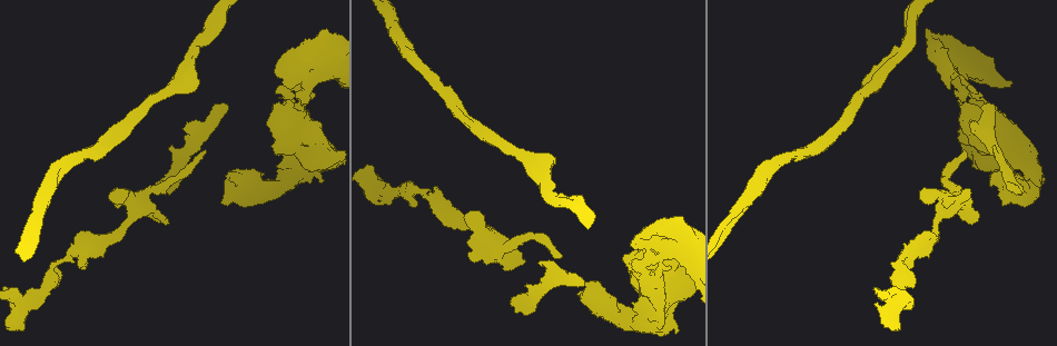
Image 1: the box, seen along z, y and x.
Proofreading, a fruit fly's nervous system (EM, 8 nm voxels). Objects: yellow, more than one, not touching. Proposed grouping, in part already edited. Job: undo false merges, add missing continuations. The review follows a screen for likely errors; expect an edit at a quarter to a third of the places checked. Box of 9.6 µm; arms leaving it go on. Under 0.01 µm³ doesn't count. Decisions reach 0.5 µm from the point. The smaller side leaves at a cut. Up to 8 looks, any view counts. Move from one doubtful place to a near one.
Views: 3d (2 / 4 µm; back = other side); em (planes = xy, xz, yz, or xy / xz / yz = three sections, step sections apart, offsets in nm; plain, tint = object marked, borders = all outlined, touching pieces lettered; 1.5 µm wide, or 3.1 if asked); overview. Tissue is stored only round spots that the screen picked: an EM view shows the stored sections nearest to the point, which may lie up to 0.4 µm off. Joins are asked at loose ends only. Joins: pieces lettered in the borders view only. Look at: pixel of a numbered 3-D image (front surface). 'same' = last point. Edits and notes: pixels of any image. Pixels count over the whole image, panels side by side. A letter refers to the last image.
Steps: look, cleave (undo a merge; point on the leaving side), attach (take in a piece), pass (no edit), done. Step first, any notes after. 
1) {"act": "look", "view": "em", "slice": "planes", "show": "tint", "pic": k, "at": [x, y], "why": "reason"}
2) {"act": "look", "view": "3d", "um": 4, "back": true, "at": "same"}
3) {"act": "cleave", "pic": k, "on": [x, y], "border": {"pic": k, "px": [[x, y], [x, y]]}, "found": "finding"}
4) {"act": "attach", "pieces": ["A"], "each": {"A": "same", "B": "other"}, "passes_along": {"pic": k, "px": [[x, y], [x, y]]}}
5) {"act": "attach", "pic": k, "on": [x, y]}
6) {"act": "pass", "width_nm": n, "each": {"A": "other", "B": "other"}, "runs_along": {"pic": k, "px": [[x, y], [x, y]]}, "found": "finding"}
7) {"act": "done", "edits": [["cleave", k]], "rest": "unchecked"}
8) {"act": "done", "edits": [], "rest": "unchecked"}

{"act": "look", "view": "em", "slice": "planes", "show": "plain", "pic": 1, "at": [925, 31], "why": "stops while still wide"}

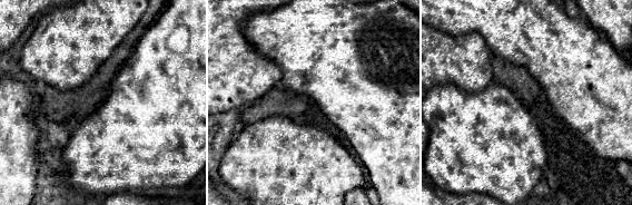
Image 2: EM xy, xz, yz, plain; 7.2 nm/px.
{"act": "look", "view": "em", "slice": "planes", "show": "borders", "at": "same"}

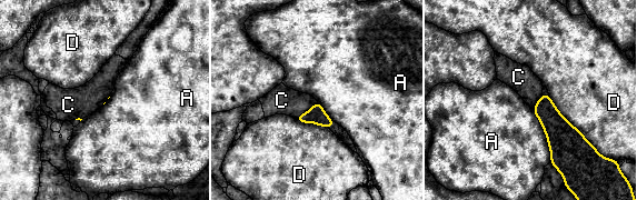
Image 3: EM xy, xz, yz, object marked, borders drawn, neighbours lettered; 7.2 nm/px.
{"act": "pass", "longest_contact_nm": ["D", 500], "each": {"A": "other", "C": "other", "D": "other"}, "found": "no lettered piece goes on from it"}

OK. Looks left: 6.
{"act": "look", "view": "em", "slice": "planes", "show": "borders", "pic": 1, "at": [583, 286], "why": "free end"}

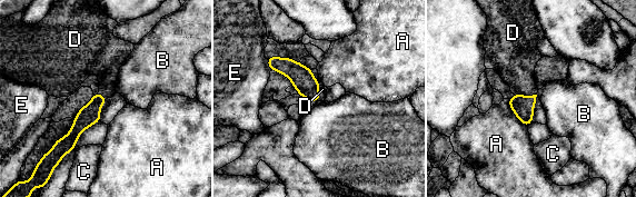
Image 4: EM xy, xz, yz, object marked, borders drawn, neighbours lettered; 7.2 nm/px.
{"act": "attach", "pieces": ["D"], "width_nm": 140, "each": {"A": "other", "B": "other", "C": "other", "D": "same", "E": "other"}, "found": "the cell continues"}

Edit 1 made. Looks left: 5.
{"act": "done", "edits": [["attach", 4]], "rest": "unchecked"}

